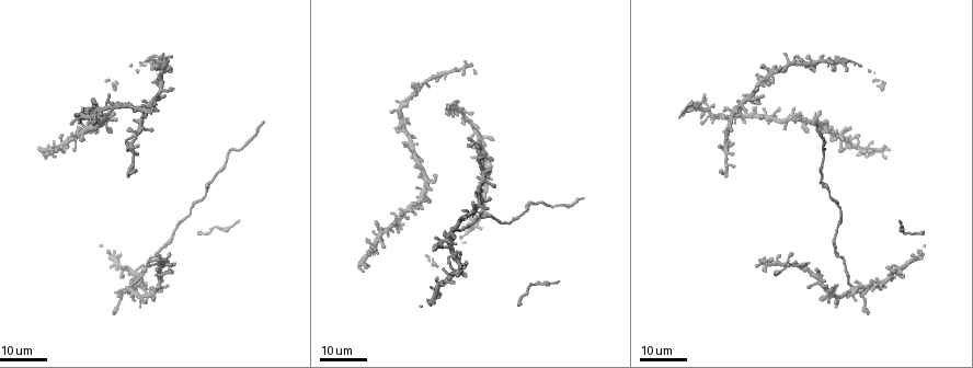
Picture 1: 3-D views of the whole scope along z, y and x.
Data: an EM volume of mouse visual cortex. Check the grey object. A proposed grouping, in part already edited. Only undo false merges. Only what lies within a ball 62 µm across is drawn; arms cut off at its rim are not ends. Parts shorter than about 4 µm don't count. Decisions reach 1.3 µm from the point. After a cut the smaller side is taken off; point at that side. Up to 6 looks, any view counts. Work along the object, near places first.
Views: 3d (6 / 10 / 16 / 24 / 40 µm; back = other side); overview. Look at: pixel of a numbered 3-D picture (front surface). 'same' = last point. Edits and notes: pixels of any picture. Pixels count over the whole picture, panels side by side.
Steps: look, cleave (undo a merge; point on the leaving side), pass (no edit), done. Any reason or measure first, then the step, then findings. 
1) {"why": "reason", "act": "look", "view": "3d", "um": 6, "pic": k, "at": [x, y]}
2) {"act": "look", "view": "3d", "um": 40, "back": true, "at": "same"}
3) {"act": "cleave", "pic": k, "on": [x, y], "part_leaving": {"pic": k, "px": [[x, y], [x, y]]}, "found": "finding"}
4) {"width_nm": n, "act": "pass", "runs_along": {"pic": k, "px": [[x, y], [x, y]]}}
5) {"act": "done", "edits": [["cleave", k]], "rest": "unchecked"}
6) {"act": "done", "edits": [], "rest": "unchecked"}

{"why": "looks like a crossing", "act": "look", "view": "3d", "um": 16, "pic": 1, "at": [447, 237]}

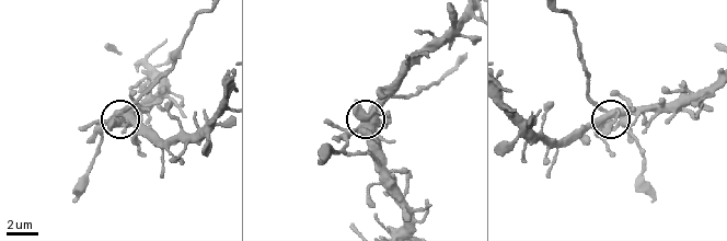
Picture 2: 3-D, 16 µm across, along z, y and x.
{"act": "look", "view": "3d", "um": 10, "pic": 2, "at": [124, 113]}

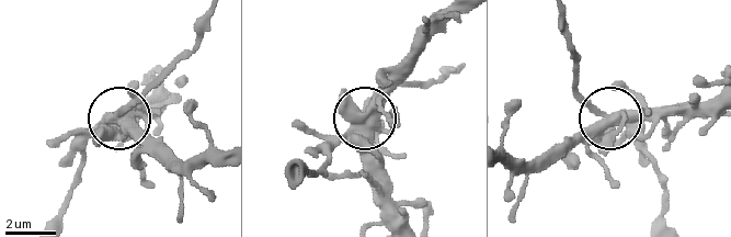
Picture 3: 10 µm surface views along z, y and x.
{"side_arm_um": 22, "act": "pass", "found": "one neuron here"}

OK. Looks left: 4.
{"why": "thin arm on a thick one", "act": "look", "view": "3d", "um": 24, "pic": 1, "at": [480, 168]}

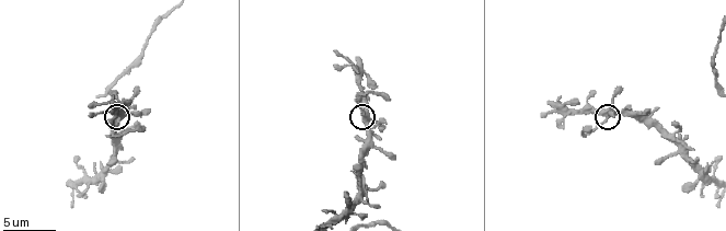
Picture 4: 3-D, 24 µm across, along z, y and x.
{"why": "zoom in", "act": "look", "view": "3d", "um": 6, "pic": 4, "at": [365, 118]}

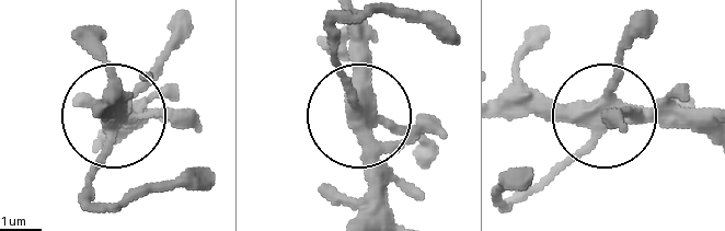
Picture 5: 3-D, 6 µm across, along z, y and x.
{"arms": 4, "act": "pass", "found": "one neuron here"}

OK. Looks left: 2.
{"why": "four or more arms meet", "act": "look", "view": "3d", "um": 16, "pic": 1, "at": [733, 113]}

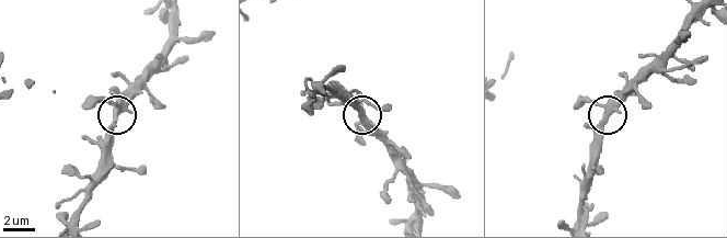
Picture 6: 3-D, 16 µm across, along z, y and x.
{"act": "look", "view": "3d", "um": 10, "pic": 6, "at": [117, 108]}

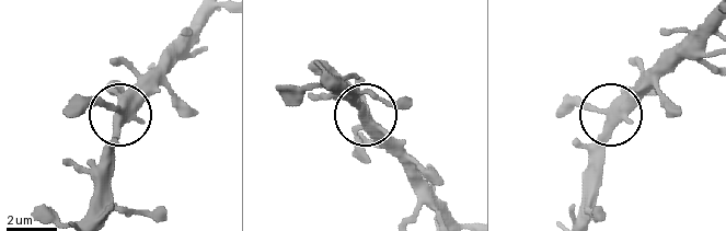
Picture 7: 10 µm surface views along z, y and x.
{"arms": 4, "act": "pass", "found": "one neuron here"}

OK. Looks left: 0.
{"act": "done", "edits": [], "rest": "unchecked"}

